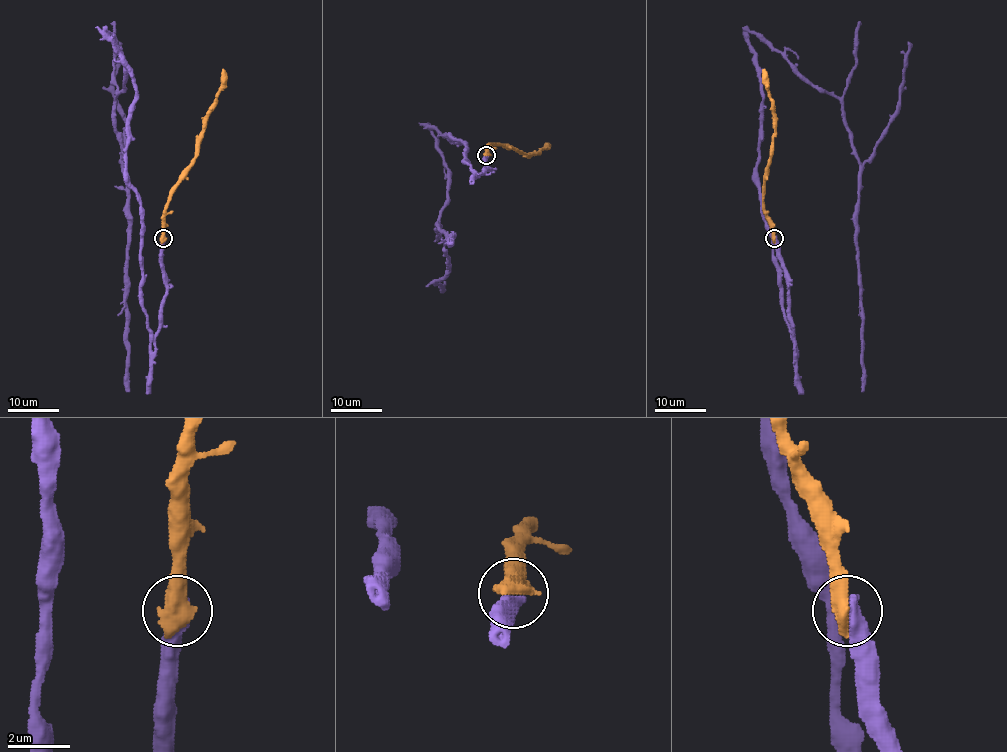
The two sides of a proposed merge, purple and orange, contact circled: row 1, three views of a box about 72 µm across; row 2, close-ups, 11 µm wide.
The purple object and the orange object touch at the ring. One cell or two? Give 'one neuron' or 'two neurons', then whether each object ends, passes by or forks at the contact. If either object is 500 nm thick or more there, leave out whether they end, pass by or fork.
one neuron

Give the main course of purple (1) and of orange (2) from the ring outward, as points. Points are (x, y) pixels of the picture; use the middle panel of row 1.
1: (486, 156), (490, 169), (475, 172), (463, 143), (430, 129), (448, 170), (438, 223), (452, 241)
2: (486, 155), (486, 148), (491, 143), (509, 146), (527, 155), (533, 155), (546, 144)

